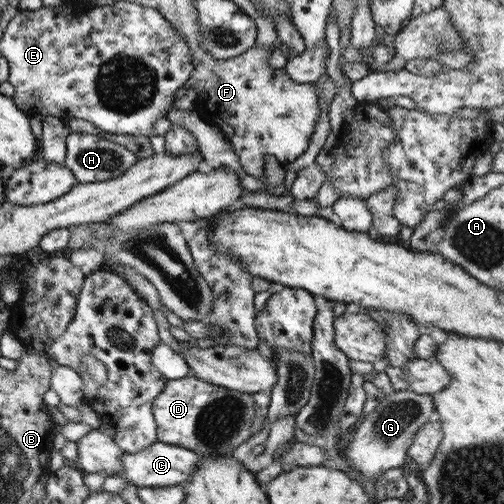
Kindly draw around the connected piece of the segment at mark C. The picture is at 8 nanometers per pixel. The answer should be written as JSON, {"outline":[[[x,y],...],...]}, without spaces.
{"outline":[[[157,442],[143,450],[121,457],[122,470],[120,475],[135,487],[163,488],[165,486],[183,485],[190,475],[200,465],[200,456],[185,448]]]}

